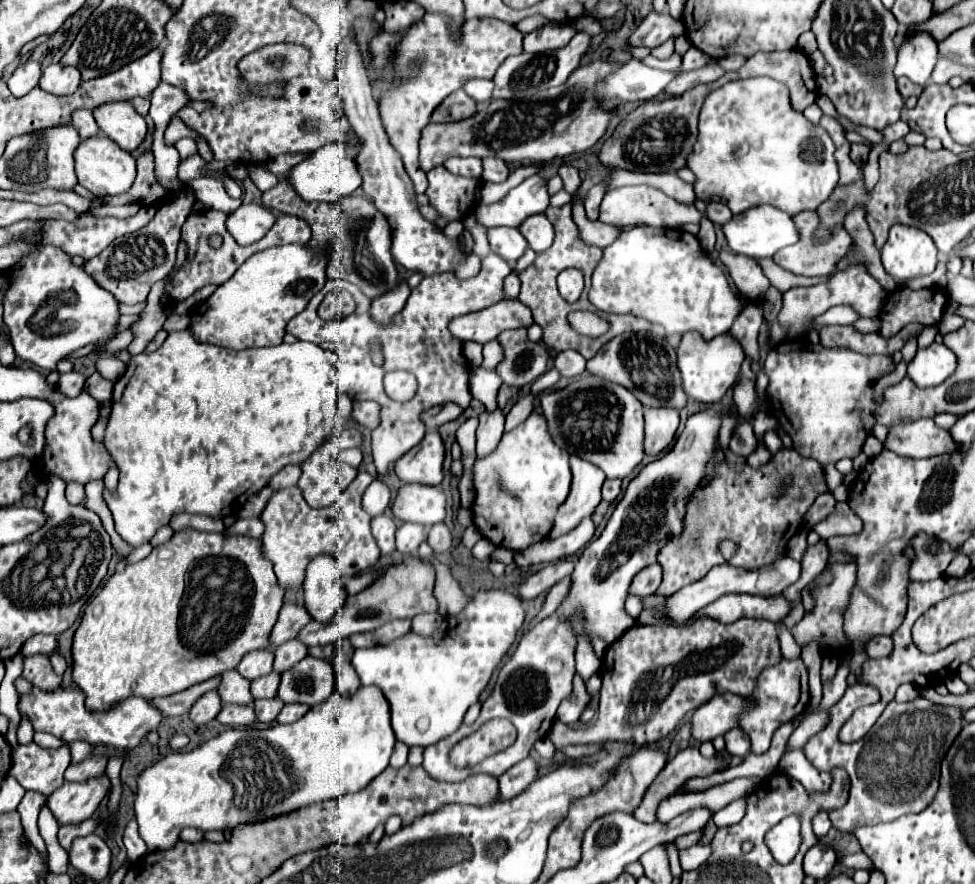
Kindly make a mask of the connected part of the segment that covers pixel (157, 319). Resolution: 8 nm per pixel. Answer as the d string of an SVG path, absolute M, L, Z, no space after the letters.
M168 278L162 280L162 282L158 282L158 284L154 284L154 288L150 290L146 308L138 314L140 320L136 320L130 326L130 330L134 334L134 340L128 346L128 352L132 356L140 354L146 348L146 344L156 336L156 332L162 328L162 324L166 320L166 314L162 312L162 306L160 306L160 294L162 294L162 288L166 286L166 282L168 282Z

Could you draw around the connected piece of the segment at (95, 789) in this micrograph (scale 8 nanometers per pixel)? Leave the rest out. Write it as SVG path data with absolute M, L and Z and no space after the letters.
M106 772L94 780L86 780L86 782L64 782L62 788L58 788L52 796L50 796L50 810L54 812L54 816L58 818L60 824L76 824L82 822L86 818L90 818L94 814L94 810L98 808L100 800L110 792L110 778L106 776Z

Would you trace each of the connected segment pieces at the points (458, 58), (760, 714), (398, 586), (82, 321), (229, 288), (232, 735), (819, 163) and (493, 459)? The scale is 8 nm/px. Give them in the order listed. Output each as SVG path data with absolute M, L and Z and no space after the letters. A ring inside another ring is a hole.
M426 14L402 34L396 52L394 80L402 84L392 84L388 92L380 96L378 110L390 144L400 154L402 164L414 184L414 192L424 194L428 180L426 172L418 164L418 140L422 128L430 122L430 114L448 94L462 88L468 78L490 80L508 56L520 54L522 32L516 26L496 18L472 18L464 24L462 42L454 46L446 32L446 20L442 20L442 16Z
M782 658L774 666L766 666L758 678L756 678L756 688L748 696L748 708L738 716L738 728L748 734L752 742L752 752L754 754L764 754L770 748L774 732L784 724L794 720L794 716L806 712L808 708L808 670L802 664L802 658L796 660L786 660Z
M404 558L402 562L396 562L396 566L392 566L382 578L378 578L372 586L368 586L366 590L362 590L360 594L348 596L346 604L340 608L338 616L332 618L330 622L310 622L306 624L300 632L298 632L298 640L304 642L306 646L326 646L326 644L334 644L340 638L348 638L356 632L368 632L374 630L394 618L414 618L416 614L422 612L436 612L438 610L438 602L432 594L434 588L434 568L424 562L422 558Z
M42 246L20 258L8 272L8 288L2 298L4 324L10 330L16 354L42 368L54 370L56 362L74 350L96 342L98 350L116 334L118 302L100 288L90 274L72 264L72 258L56 246Z
M286 244L250 256L230 282L204 300L192 314L194 338L232 350L258 346L278 346L286 334L286 324L302 312L310 298L326 282L328 254L306 244Z
M360 686L352 696L334 692L324 704L312 706L294 724L274 724L266 730L230 728L204 742L192 752L172 752L138 776L136 820L138 832L148 852L170 850L180 842L180 832L188 826L200 830L232 830L240 822L278 816L294 808L332 800L348 792L358 792L370 784L390 760L394 732L390 726L390 704L378 686Z
M748 78L728 82L718 90L712 90L704 100L700 110L700 126L698 126L696 144L686 158L686 166L694 172L694 192L696 198L704 202L724 202L732 214L740 214L748 208L760 204L772 204L786 214L794 216L802 210L816 210L838 184L838 164L834 160L834 142L830 140L828 132L810 120L804 114L794 112L790 106L790 94L786 84L774 78ZM822 138L822 154L812 156L812 160L802 158L802 144L806 140Z
M532 412L526 422L502 436L492 454L474 462L474 526L494 546L514 552L538 544L548 538L556 510L564 504L570 492L570 480L572 472L568 466L568 452L554 444L544 416Z

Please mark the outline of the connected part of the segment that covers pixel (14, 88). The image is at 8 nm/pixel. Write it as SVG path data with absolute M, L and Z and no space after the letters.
M28 60L16 68L12 78L8 80L8 88L14 96L26 96L32 88L38 86L40 76L42 76L40 64L34 60Z

